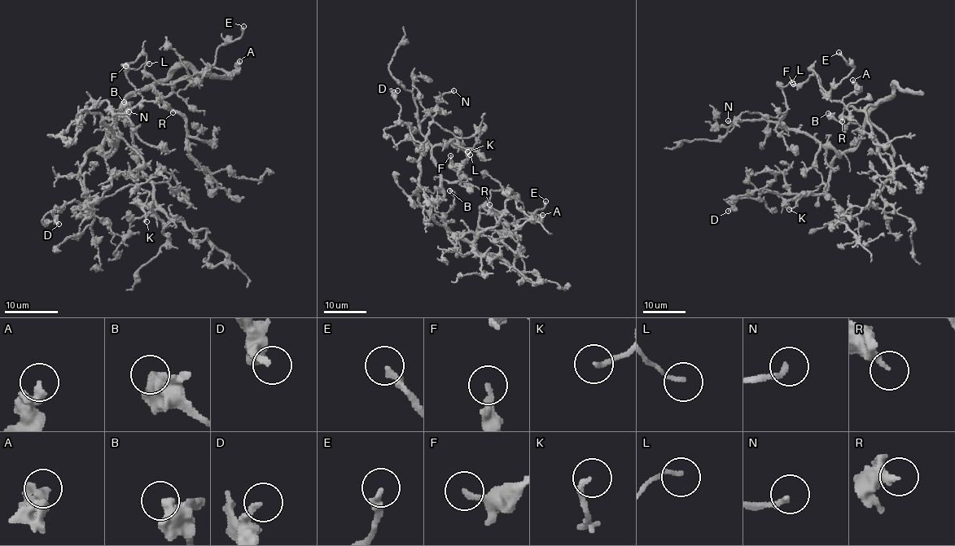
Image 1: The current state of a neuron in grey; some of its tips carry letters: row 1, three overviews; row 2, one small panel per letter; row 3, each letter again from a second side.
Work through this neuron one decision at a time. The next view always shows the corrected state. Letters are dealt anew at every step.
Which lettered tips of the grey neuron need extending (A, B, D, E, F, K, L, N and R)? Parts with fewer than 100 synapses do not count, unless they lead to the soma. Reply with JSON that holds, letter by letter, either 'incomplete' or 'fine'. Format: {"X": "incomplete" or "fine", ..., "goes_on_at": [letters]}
{"A": "fine", "B": "fine", "D": "fine", "E": "fine", "F": "fine", "K": "fine", "L": "fine", "N": "fine", "R": "fine", "goes_on_at": []}

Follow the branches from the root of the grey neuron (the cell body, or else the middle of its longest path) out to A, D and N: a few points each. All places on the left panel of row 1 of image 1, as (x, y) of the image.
A: (114, 128), (132, 95), (151, 87), (166, 97), (174, 80), (208, 67), (233, 72), (239, 61)
D: (114, 128), (85, 155), (80, 181), (86, 204), (72, 200), (63, 208), (54, 208), (54, 220), (59, 224)
N: (114, 128), (101, 146), (105, 155), (116, 147), (114, 133), (86, 104), (107, 101), (114, 112), (129, 111)

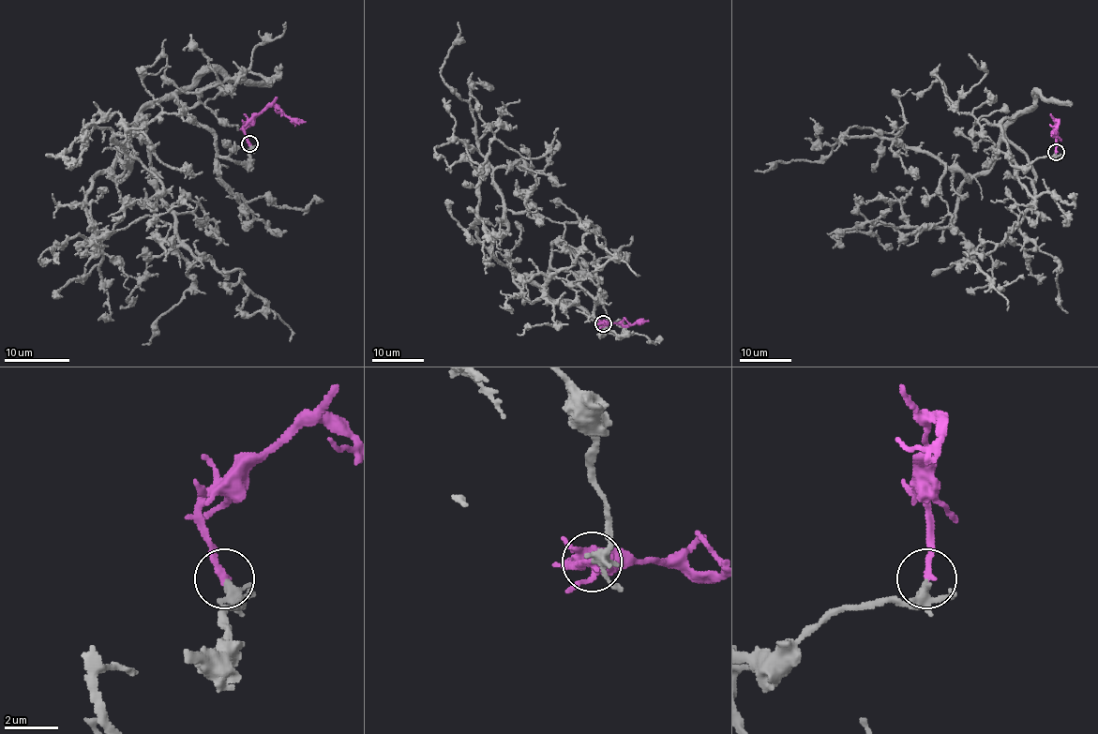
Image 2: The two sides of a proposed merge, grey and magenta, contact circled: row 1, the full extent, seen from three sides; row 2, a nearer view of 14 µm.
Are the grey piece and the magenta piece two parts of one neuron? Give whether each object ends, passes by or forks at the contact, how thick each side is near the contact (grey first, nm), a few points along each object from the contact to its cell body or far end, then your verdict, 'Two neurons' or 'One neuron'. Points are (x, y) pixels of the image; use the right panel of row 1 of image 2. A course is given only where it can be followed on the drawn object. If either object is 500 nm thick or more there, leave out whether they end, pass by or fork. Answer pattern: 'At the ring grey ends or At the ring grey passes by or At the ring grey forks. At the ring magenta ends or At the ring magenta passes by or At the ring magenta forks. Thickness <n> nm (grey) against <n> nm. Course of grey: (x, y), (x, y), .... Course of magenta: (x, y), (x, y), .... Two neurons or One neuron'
At the ring grey passes by. At the ring magenta ends. Thickness 280 nm (grey) against 260 nm. Course of grey: (1056, 151), (1012, 164), (1000, 123), (1017, 113), (970, 180), (883, 136), (754, 171). Course of magenta: (1056, 151), (1056, 121), (1057, 127), (1052, 133). One neuron

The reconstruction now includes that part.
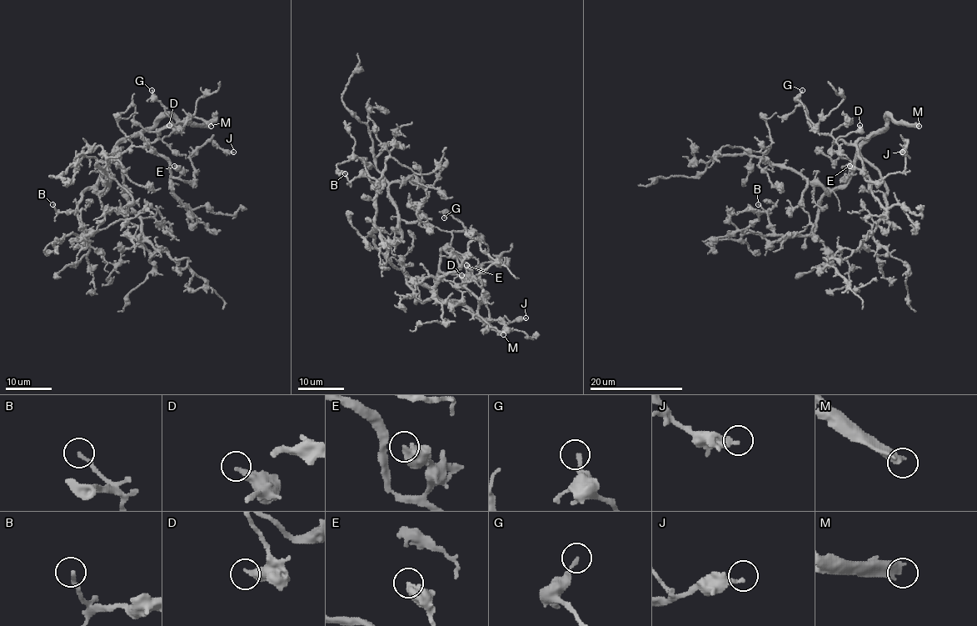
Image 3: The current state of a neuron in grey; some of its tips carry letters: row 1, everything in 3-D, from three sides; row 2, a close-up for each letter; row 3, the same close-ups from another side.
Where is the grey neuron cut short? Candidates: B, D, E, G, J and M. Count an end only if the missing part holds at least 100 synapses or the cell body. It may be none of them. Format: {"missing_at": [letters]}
{"missing_at": ["M"]}

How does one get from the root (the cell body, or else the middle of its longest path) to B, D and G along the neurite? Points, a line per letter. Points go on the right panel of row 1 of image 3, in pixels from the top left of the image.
B: (854, 170), (843, 185), (822, 197), (814, 228), (809, 234), (778, 235), (758, 204)
D: (854, 170), (856, 152), (871, 134), (853, 143), (841, 140), (834, 142), (834, 139), (856, 131), (859, 125)
G: (854, 170), (856, 152), (871, 134), (853, 143), (834, 142), (832, 137), (819, 134), (799, 99), (802, 90)

